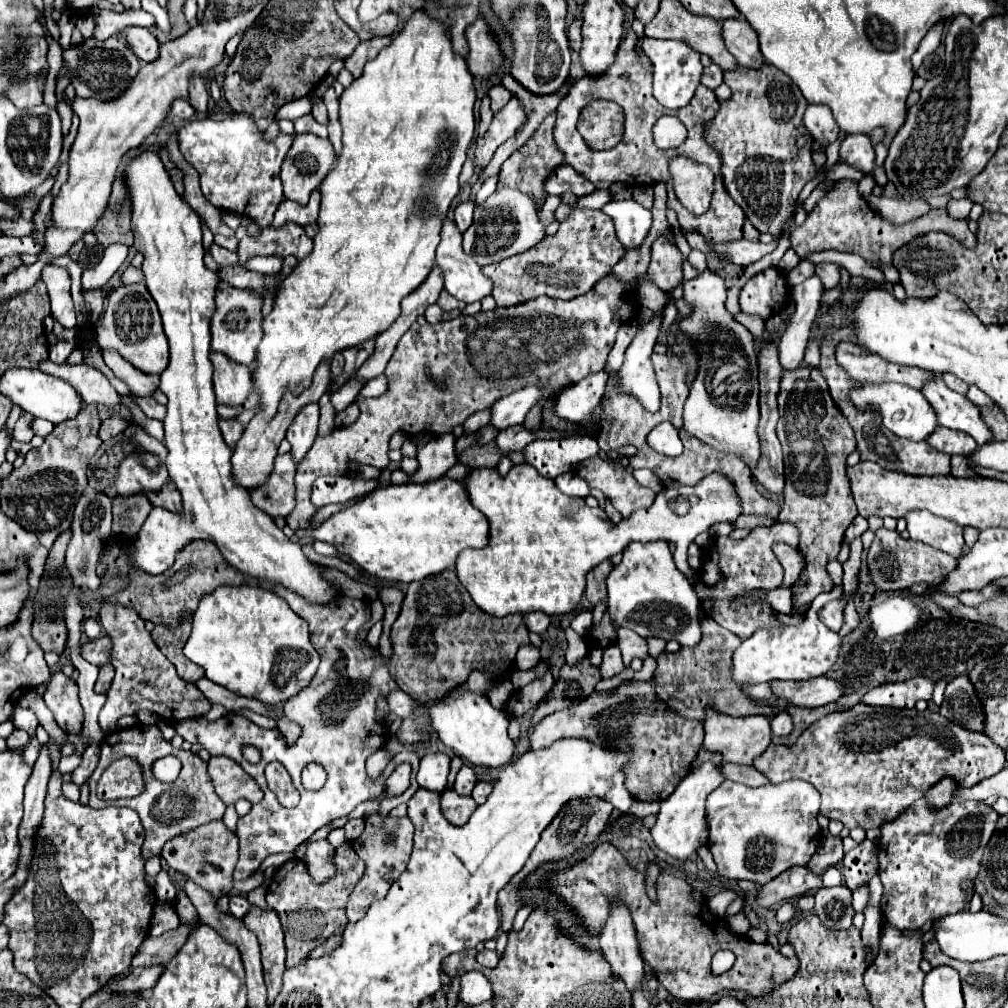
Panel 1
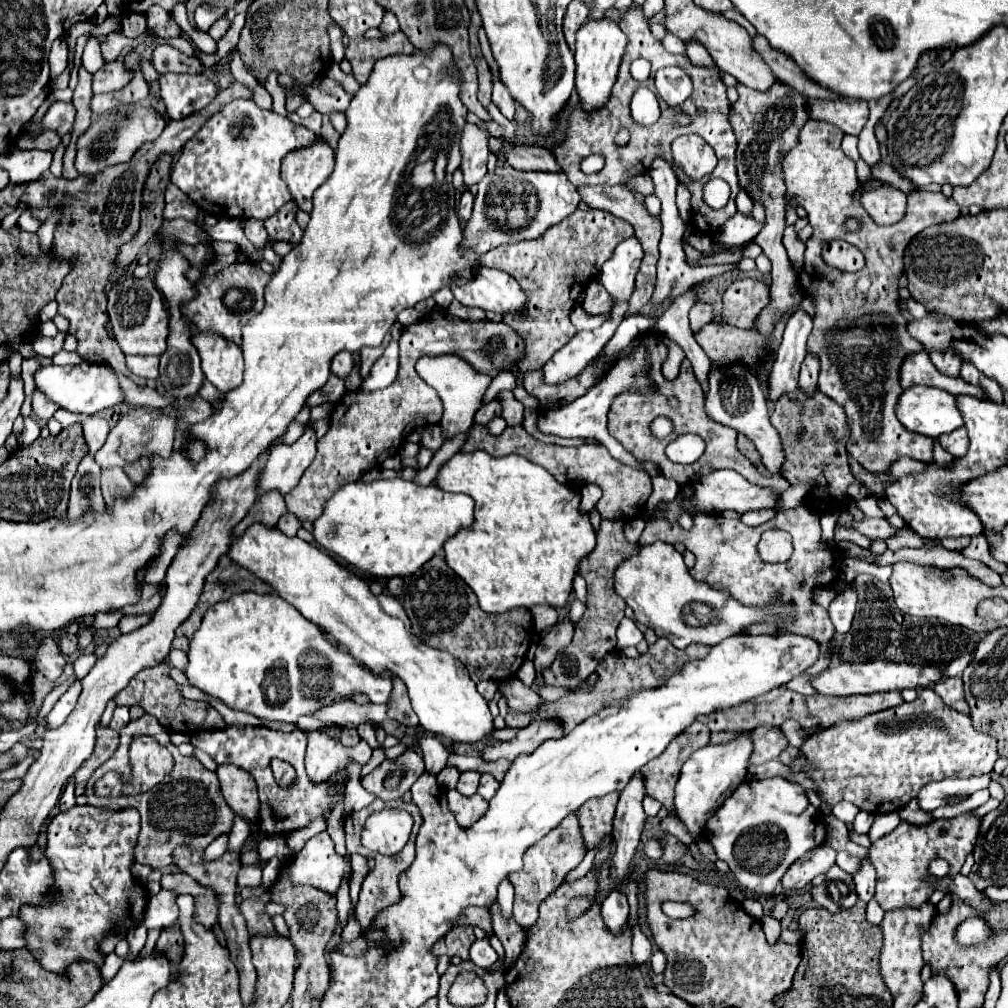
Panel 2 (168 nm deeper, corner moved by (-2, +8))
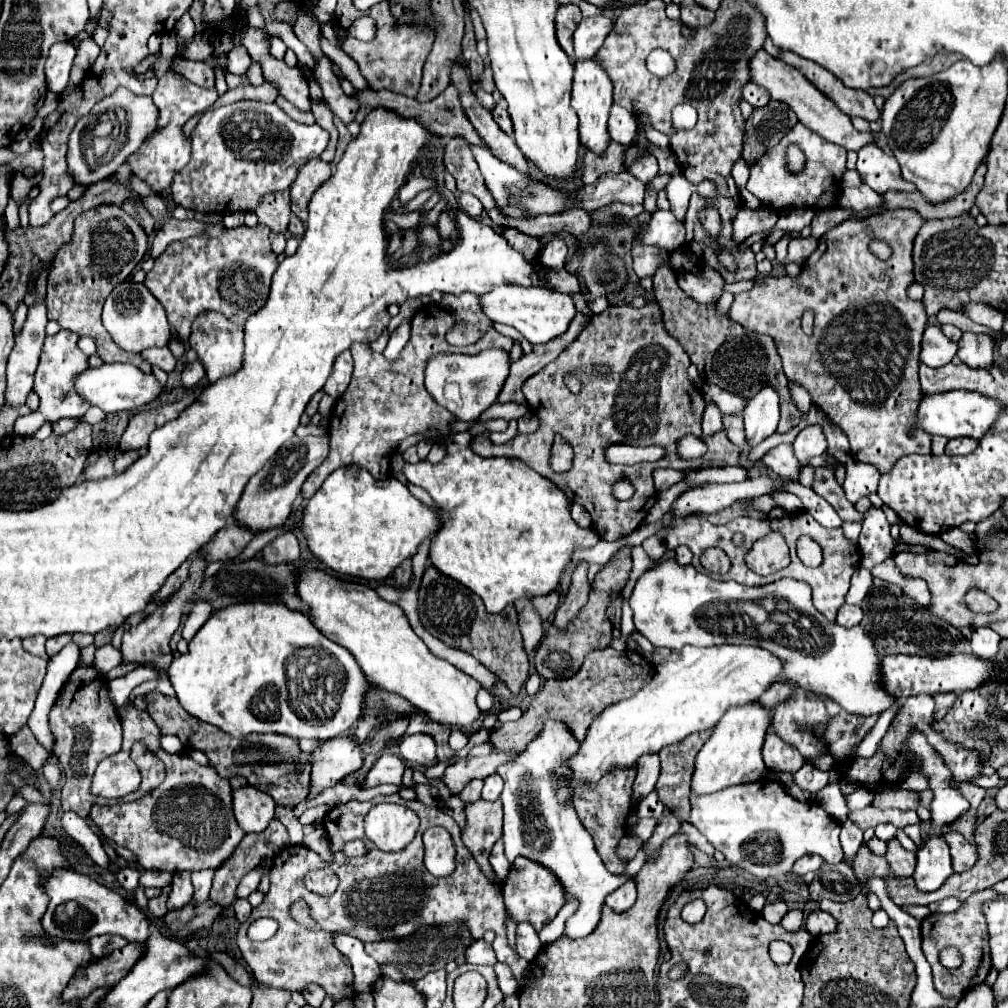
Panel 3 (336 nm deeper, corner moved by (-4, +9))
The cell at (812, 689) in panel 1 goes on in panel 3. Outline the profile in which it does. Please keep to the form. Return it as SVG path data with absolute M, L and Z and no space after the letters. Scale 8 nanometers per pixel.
M953 654L947 658L927 658L927 656L885 656L881 660L881 686L887 694L897 698L907 698L915 694L939 694L939 692L963 692L973 690L985 680L995 678L993 664L981 660L973 654Z

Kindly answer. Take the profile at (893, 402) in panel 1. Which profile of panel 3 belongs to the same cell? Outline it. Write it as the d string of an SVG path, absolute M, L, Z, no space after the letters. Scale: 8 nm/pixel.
M949 390L949 394L925 394L919 402L917 424L931 436L939 434L945 438L959 438L959 436L981 438L987 432L987 428L993 424L993 420L997 418L999 410L1003 410L999 402L977 392Z

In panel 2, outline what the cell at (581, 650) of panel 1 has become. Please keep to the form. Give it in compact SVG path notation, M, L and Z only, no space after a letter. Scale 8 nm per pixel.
M535 605L531 607L531 615L533 615L533 623L535 623L535 631L537 633L545 633L549 631L549 627L553 627L553 623L557 623L559 615L553 607L549 605Z

